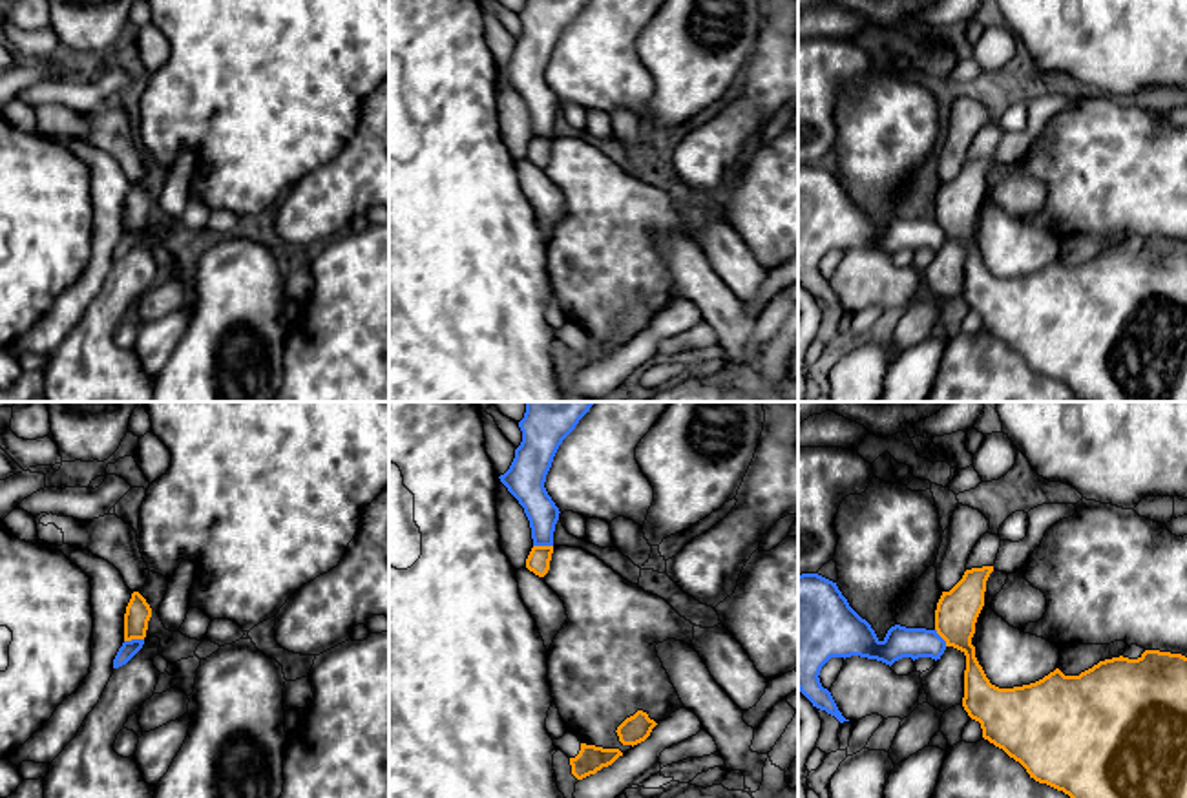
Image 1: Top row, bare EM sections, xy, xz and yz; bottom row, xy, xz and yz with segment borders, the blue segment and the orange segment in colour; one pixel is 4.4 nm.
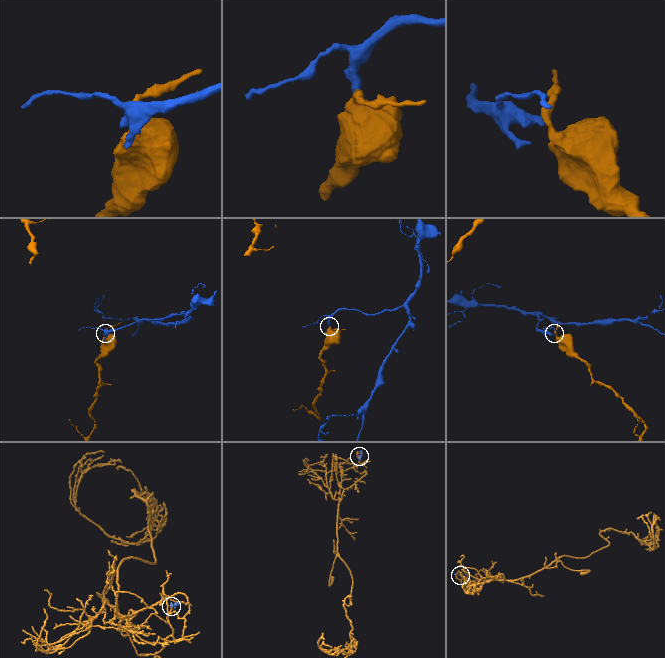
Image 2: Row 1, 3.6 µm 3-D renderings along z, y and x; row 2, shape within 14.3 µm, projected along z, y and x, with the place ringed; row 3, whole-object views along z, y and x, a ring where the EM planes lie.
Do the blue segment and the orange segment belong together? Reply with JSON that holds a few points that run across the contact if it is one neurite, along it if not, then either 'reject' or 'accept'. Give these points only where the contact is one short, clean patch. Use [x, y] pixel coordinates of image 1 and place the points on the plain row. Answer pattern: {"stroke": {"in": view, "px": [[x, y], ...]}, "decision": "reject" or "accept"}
{"stroke": {"in": "xy", "px": [[143, 229], [125, 232]]}, "decision": "reject"}

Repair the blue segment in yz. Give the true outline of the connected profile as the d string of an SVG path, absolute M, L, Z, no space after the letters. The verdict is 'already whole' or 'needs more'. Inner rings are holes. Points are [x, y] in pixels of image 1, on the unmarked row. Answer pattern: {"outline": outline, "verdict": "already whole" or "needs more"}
{"outline": "M798 166L798 281L813 298L849 312L838 301L831 283L820 274L820 261L831 248L860 247L893 256L902 248L940 250L946 232L937 221L895 215L880 232L838 181L836 173L818 166Z", "verdict": "already whole"}

